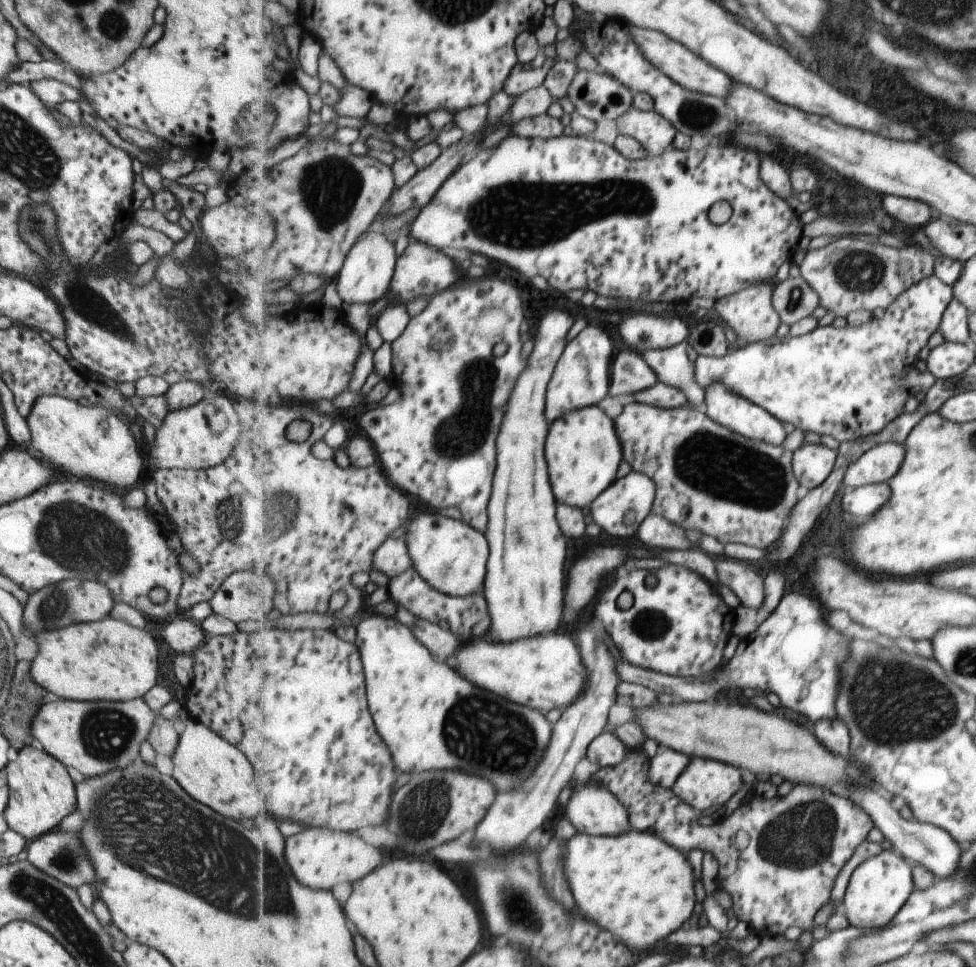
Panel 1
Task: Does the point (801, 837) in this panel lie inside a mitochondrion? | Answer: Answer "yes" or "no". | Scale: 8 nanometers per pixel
yes

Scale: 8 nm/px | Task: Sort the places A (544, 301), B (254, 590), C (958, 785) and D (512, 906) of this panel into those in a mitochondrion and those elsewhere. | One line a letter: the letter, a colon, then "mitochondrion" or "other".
A: other
B: other
C: other
D: mitochondrion

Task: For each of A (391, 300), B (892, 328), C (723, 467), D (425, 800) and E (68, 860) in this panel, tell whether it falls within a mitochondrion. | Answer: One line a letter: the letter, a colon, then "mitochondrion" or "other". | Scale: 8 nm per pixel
A: other
B: other
C: mitochondrion
D: mitochondrion
E: mitochondrion

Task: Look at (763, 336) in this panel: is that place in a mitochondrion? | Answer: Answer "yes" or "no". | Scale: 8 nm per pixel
no

